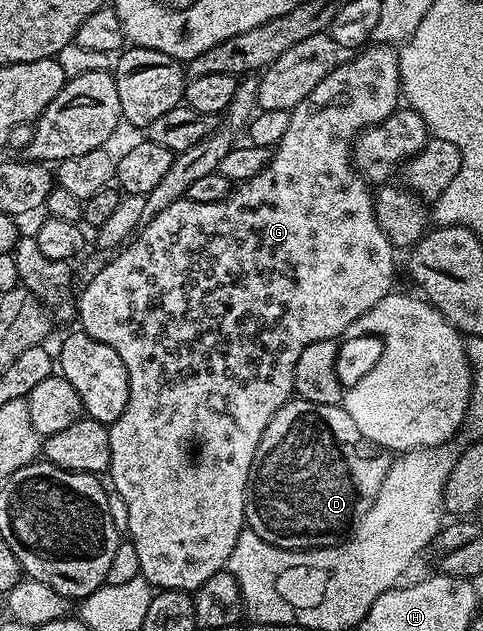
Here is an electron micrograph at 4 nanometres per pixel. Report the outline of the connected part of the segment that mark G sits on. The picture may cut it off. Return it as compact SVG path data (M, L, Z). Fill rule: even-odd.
M367 44L353 56L347 57L350 58L347 62L346 59L339 61L334 70L328 72L328 76L324 76L324 80L320 80L320 84L316 84L316 88L312 88L312 92L308 92L308 96L304 96L304 100L300 100L300 104L296 104L293 110L290 111L288 128L284 131L284 136L279 140L277 146L273 147L269 162L260 172L256 172L256 176L252 176L246 182L237 183L224 200L216 200L212 204L200 204L199 202L193 202L191 198L187 197L181 198L179 202L168 204L168 208L164 208L164 212L160 212L156 217L149 219L121 247L120 252L115 253L111 257L115 258L107 266L102 266L95 272L94 279L83 288L82 295L79 298L77 295L76 318L77 321L82 321L79 322L80 329L88 336L92 336L92 340L100 340L100 344L108 344L108 348L116 348L116 352L120 355L120 360L124 360L124 368L128 368L128 384L130 385L128 408L124 408L124 412L120 412L120 420L111 422L108 426L110 431L110 469L108 471L108 478L114 481L112 489L120 492L124 505L128 507L128 538L129 541L134 543L136 557L140 560L140 575L150 583L151 587L158 590L185 590L193 592L202 587L204 580L208 580L208 576L216 576L216 572L226 569L226 561L232 556L232 548L236 548L236 540L240 536L242 529L246 526L246 485L250 479L252 460L256 456L256 448L260 444L260 436L264 436L264 428L268 428L272 416L276 416L276 412L280 412L280 408L284 408L284 404L291 401L294 394L296 360L300 360L300 352L304 352L304 348L308 348L308 344L316 344L316 340L337 339L339 336L345 335L346 329L356 319L364 316L376 304L380 304L380 300L384 300L384 296L395 289L394 254L396 254L396 248L388 240L388 236L384 236L380 224L376 224L374 196L366 179L361 178L357 170L354 169L352 151L354 139L362 131L366 130L369 126L380 124L393 110L399 109L400 91L402 88L400 64L398 63L399 57L399 51L393 45Z

